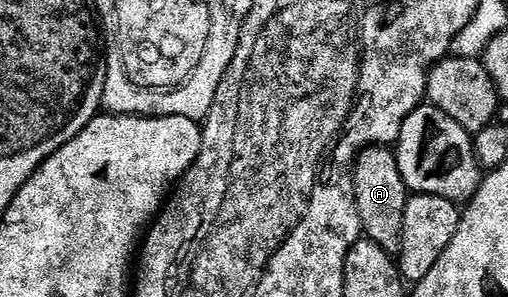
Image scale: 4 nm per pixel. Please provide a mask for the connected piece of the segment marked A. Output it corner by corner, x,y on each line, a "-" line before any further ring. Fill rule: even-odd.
367,146
354,161
354,193
365,239
376,242
385,252
397,254
404,238
404,210
412,195
400,174
395,149
390,146

